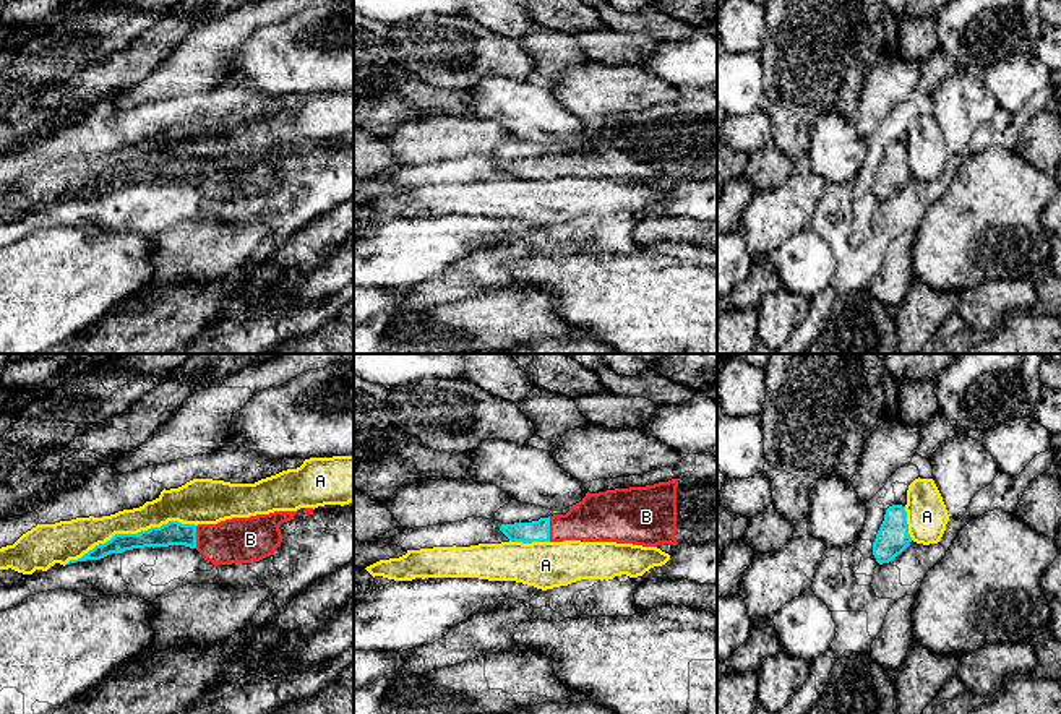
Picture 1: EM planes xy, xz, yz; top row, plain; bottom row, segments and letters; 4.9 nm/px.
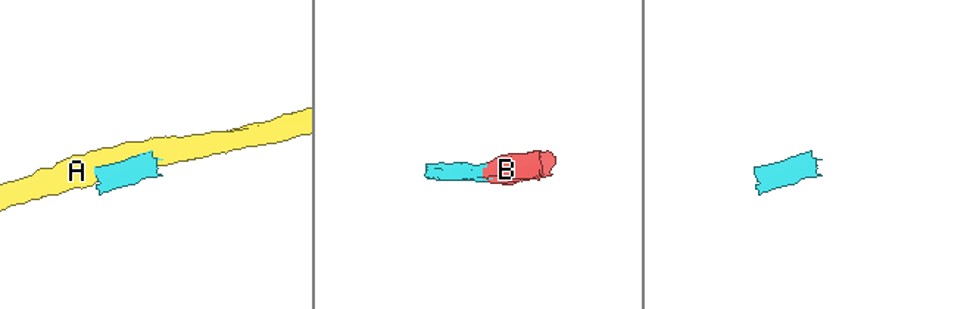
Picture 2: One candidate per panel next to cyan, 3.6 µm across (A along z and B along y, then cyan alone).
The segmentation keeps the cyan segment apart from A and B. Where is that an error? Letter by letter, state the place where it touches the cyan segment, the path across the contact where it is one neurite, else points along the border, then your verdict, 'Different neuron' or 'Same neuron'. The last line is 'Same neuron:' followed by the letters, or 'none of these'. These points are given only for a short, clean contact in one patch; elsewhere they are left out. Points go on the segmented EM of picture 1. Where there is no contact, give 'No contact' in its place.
A: Touches cyan at xy (130, 534). Different neuron
B: Touches cyan at xz (549, 529). Path across: xz (537, 531), (549, 529), (575, 526), (597, 518). Same neuron
Same neuron: B

